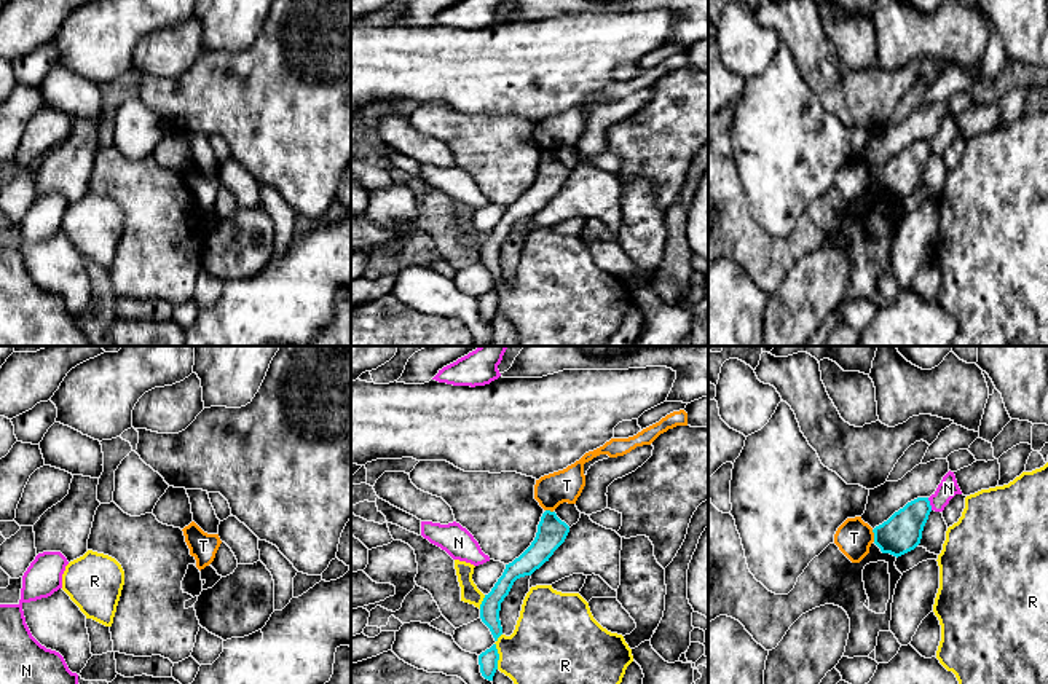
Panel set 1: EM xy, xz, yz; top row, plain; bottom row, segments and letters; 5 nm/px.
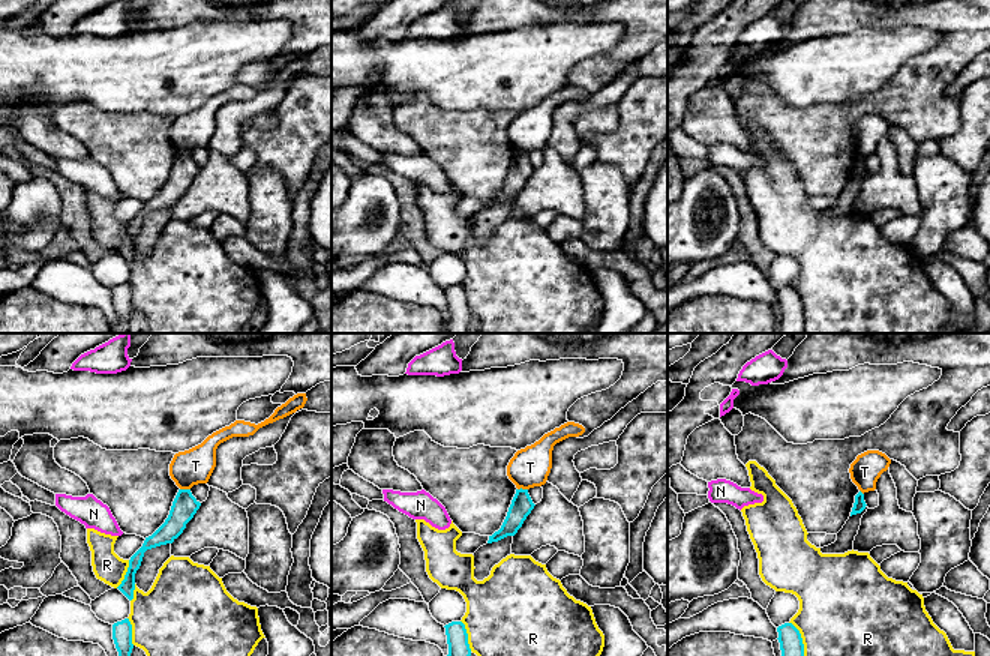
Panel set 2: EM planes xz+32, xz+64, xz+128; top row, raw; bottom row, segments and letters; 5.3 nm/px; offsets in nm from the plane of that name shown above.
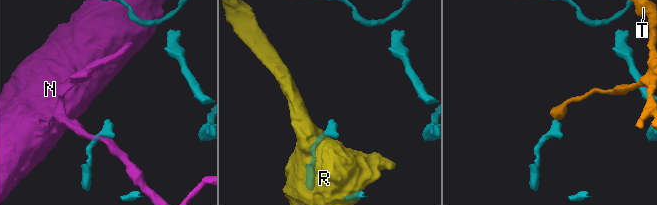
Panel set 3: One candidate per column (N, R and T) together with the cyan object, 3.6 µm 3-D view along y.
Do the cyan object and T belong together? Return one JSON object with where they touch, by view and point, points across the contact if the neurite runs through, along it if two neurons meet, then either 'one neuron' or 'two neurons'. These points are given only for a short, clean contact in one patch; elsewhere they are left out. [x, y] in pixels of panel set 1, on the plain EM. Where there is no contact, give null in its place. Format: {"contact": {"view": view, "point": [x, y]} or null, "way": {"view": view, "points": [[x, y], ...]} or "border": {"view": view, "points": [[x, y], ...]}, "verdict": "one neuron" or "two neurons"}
{"contact": {"view": "yz", "point": [874, 179]}, "border": {"view": "yz", "points": [[871, 172], [874, 184]]}, "verdict": "two neurons"}

